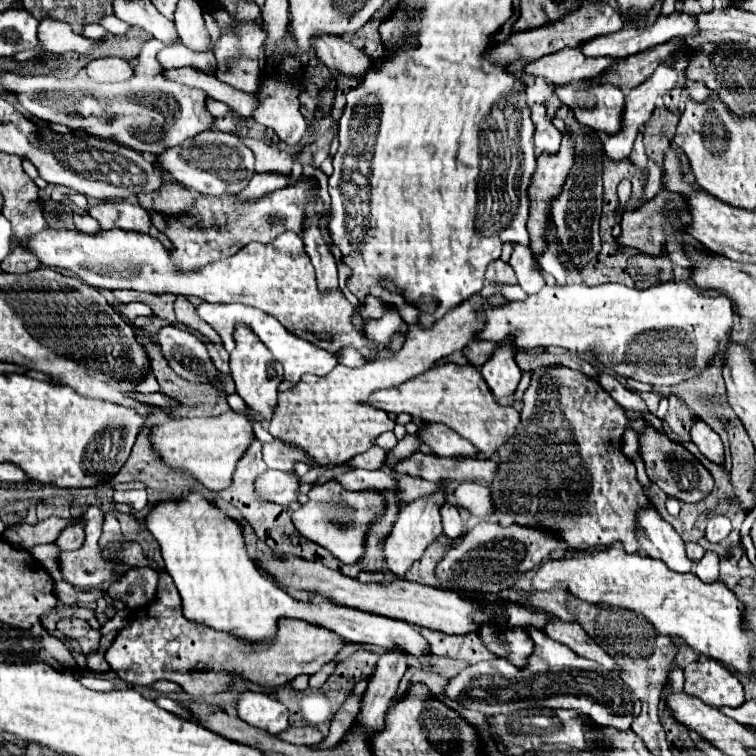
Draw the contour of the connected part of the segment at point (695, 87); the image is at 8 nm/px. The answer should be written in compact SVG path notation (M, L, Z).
M692 83L692 85L686 85L688 91L690 91L690 97L694 101L706 101L708 99L708 87L704 83Z

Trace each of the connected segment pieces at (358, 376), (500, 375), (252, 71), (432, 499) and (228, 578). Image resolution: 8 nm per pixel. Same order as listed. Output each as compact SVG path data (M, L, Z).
M370 287L370 294L386 302L394 302L402 318L410 325L402 349L398 349L396 353L382 349L378 357L374 357L374 361L368 361L360 369L352 369L338 363L326 377L306 375L290 391L278 393L276 415L270 421L268 431L282 443L264 445L262 449L264 461L270 469L292 471L294 461L306 461L308 457L312 457L320 465L344 463L350 457L368 451L372 447L372 439L376 439L384 431L392 431L396 423L388 419L388 413L382 413L382 409L374 409L372 405L366 405L362 399L370 397L370 393L376 393L378 389L398 387L410 377L422 375L442 357L448 357L454 351L462 351L482 331L486 323L484 311L506 303L506 299L500 293L492 297L482 297L480 293L476 293L466 303L458 305L456 309L448 311L442 319L438 319L436 325L432 325L430 329L422 329L417 324L417 309L406 303L401 295L390 293L381 287Z
M506 337L506 341L500 341L490 359L482 365L480 373L496 395L496 399L514 393L514 389L518 387L522 369L516 363L516 353L518 347L512 343L512 339Z
M213 7L212 15L218 19L222 31L222 39L216 43L213 53L219 62L216 76L231 87L241 90L244 93L255 94L260 89L262 79L262 43L264 43L264 33L258 25L246 25L244 29L238 29L238 33L230 33L226 27L232 23L228 13L222 13L222 8Z
M444 485L440 487L440 491L432 493L430 497L424 497L424 499L416 499L412 503L408 503L400 513L398 513L398 521L392 529L392 533L388 535L386 543L384 543L384 555L386 555L386 563L388 563L388 569L396 575L404 575L422 555L424 551L428 549L430 543L434 543L440 533L442 533L442 523L440 523L440 505L444 503Z
M190 493L178 501L158 503L152 513L148 513L146 527L160 543L166 571L182 597L182 613L188 621L230 633L248 645L262 645L262 641L276 637L282 617L292 617L332 629L356 643L378 645L382 649L400 645L406 653L416 655L420 663L424 663L424 657L430 653L428 641L404 621L340 607L330 601L301 602L290 597L274 581L264 577L248 557L238 523L200 493Z

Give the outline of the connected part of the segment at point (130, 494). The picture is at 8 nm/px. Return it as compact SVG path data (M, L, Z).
M128 490L128 491L114 491L114 501L116 503L126 503L130 505L134 511L142 511L147 504L146 490Z

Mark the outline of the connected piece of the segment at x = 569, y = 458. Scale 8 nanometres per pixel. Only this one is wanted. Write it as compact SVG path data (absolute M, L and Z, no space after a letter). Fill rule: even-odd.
M548 367L546 371L548 371L548 375L550 375L550 379L552 379L546 387L552 389L552 391L550 391L550 393L540 393L540 389L542 389L544 385L538 383L536 379L532 379L532 383L530 383L530 387L528 387L528 393L524 393L524 399L522 399L524 405L522 405L522 411L520 411L520 413L522 413L524 421L522 421L522 425L518 427L516 435L508 441L508 445L504 445L504 447L498 451L498 465L500 465L500 467L498 467L498 475L496 475L494 483L492 483L492 499L494 499L494 507L496 507L498 521L500 521L502 525L518 523L518 525L530 525L530 527L546 527L546 529L552 529L552 531L556 531L556 533L566 541L566 545L568 545L570 549L586 549L586 547L596 547L596 545L612 545L612 543L616 543L616 541L620 541L620 543L624 543L624 549L626 549L628 553L636 553L640 547L638 547L638 541L636 541L636 537L634 537L634 529L636 529L634 515L636 515L636 509L638 509L638 507L644 507L644 505L648 503L648 497L646 497L642 485L640 485L638 479L636 479L636 467L634 467L634 463L622 453L622 437L624 437L624 433L626 433L628 429L632 429L634 433L642 435L648 425L646 425L644 419L628 419L624 407L622 407L620 403L616 403L616 401L610 397L610 393L600 387L598 381L586 377L584 373L572 371L572 369L568 369L568 367ZM552 511L570 513L570 519L536 519L538 515L552 513Z

